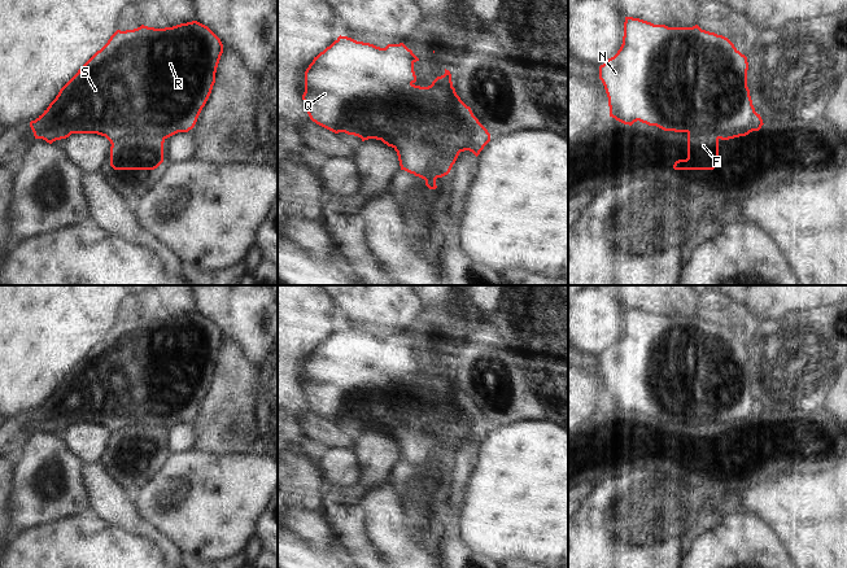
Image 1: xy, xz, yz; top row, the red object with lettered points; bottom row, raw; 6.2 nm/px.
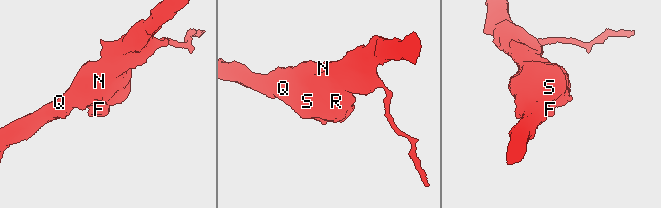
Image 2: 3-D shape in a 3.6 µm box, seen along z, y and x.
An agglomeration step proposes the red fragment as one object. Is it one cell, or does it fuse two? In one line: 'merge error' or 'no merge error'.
no merge error

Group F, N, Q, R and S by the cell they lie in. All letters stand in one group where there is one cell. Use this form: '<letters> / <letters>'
F N Q R S

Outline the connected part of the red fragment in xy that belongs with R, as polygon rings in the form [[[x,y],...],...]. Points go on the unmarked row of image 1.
[[[197,311],[165,319],[141,315],[134,320],[117,320],[60,380],[44,403],[30,412],[30,418],[35,429],[43,429],[49,434],[71,424],[105,427],[112,434],[110,456],[114,460],[154,460],[163,453],[165,431],[195,418],[215,373],[222,344],[221,329]]]

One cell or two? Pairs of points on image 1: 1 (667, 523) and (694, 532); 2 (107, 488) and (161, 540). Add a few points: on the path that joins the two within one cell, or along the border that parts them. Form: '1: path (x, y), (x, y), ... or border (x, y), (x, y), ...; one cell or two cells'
1: border (707, 506), (699, 512), (682, 537), (681, 554); two cells
2: path (116, 503), (145, 531); one cell

